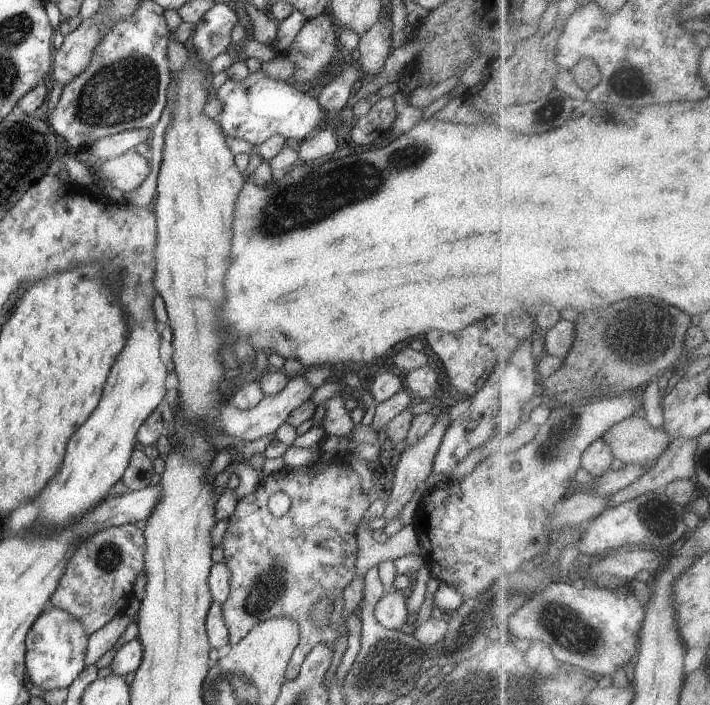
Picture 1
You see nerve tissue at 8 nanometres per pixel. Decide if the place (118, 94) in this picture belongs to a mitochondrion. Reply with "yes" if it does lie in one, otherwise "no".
yes

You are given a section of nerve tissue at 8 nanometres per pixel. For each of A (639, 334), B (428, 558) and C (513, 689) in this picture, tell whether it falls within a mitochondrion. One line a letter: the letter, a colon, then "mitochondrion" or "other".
A: mitochondrion
B: other
C: mitochondrion

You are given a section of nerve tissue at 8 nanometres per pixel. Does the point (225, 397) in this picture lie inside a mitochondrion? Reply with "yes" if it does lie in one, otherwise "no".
no

